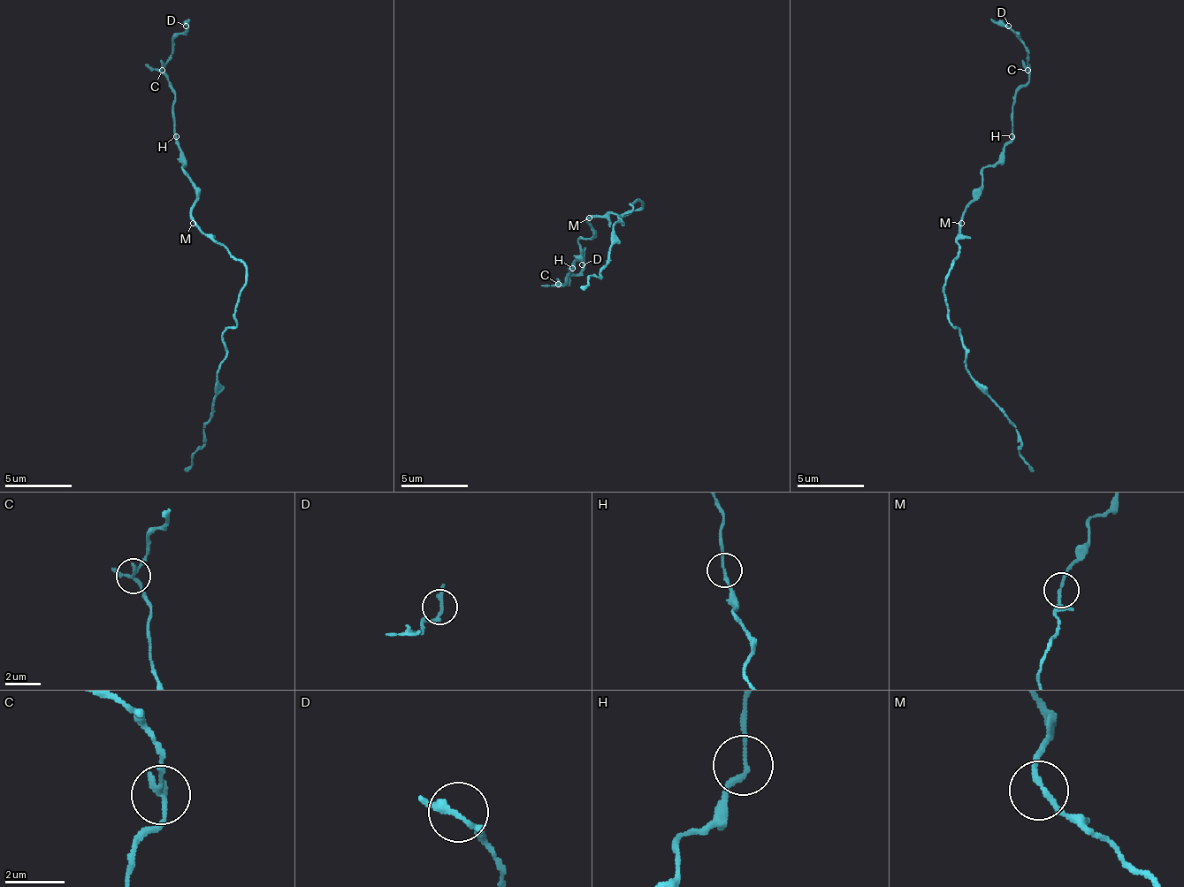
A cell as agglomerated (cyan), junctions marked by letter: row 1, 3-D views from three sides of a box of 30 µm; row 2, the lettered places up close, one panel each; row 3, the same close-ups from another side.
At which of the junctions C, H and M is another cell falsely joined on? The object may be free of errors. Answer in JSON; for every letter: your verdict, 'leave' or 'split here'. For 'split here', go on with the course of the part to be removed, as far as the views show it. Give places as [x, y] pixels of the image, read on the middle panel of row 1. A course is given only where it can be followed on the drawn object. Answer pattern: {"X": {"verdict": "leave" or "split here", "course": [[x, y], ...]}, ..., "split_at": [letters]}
{"C": {"verdict": "split here", "course": [[559, 285], [576, 275], [585, 248]]}, "H": {"verdict": "leave"}, "M": {"verdict": "leave"}, "split_at": ["C"]}

